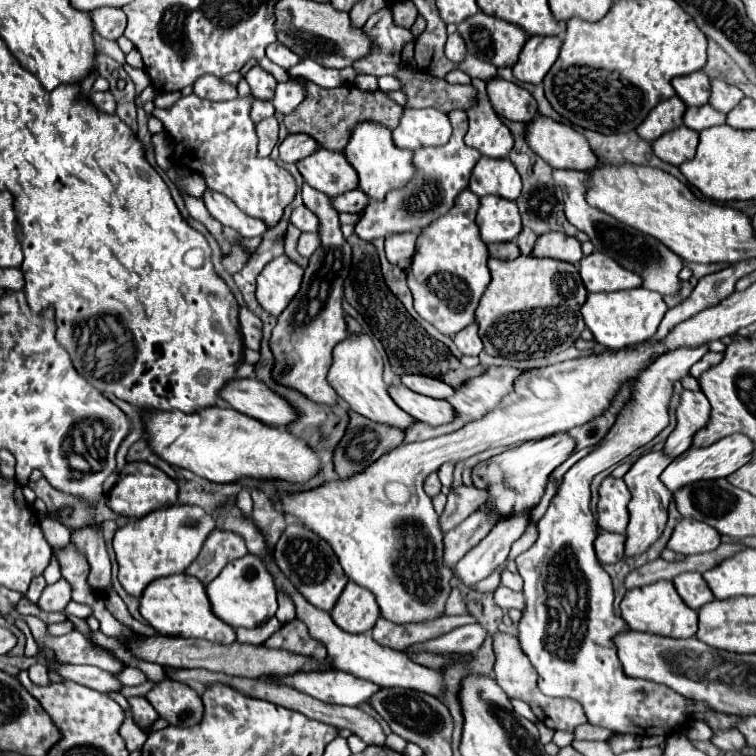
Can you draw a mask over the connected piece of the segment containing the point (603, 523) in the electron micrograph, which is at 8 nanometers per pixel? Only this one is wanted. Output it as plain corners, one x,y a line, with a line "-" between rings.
612,476
604,478
598,490
598,526
606,532
626,532
630,492
624,480

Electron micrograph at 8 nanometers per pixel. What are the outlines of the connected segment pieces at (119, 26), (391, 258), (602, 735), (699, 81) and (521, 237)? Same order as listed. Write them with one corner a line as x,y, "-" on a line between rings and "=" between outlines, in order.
96,8
92,14
92,22
94,22
94,30
108,38
108,40
116,40
118,36
124,34
126,28
126,14
120,8
=
412,232
406,234
392,234
386,238
386,258
390,264
398,264
400,260
414,256
416,236
=
582,724
574,730
574,736
576,736
576,740
608,740
612,736
612,732
606,728
592,726
592,724
=
702,70
674,78
672,86
686,106
702,106
710,98
710,78
=
522,228
522,232
518,234
518,238
516,238
516,244
518,244
518,248
520,248
520,252
522,254
532,254
532,248
534,248
534,244
536,244
536,234
530,230
530,228

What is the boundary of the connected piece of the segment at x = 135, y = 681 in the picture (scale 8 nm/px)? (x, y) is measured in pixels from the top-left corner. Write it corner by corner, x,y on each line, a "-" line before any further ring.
124,668
122,672
116,674
118,680
124,684
124,686
138,686
138,684
144,684
146,682
146,676
144,672
136,670
136,668

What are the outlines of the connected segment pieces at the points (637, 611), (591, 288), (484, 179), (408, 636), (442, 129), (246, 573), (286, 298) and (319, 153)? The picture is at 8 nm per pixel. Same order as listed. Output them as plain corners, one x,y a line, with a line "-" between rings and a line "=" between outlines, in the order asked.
658,580
654,584
628,590
620,602
620,612
626,624
630,626
630,630
650,632
650,634
670,636
670,638
692,638
696,634
698,612
682,604
682,598
678,596
674,584
668,580
=
592,252
578,262
580,278
588,292
614,292
642,286
642,278
634,272
626,272
616,260
602,252
=
482,156
472,170
470,186
476,196
494,194
506,200
516,200
522,192
522,180
508,158
=
440,616
430,622
420,624
392,624
384,618
378,618
374,626
374,640
382,646
394,648
394,650
406,650
412,644
422,644
430,638
438,638
446,632
452,632
458,626
472,624
474,616
=
404,108
400,124
392,132
392,142
398,148
418,150
424,146
442,146
450,140
450,134
452,126
444,112
438,112
436,108
=
246,554
230,562
208,586
206,586
208,600
212,604
212,612
232,628
254,628
264,624
268,618
276,614
276,586
274,578
270,576
264,560
254,554
=
286,254
268,262
266,268
260,272
256,286
256,298
260,306
272,316
282,314
282,310
300,290
302,274
304,270
=
318,148
296,166
306,184
316,188
318,192
324,192
328,198
358,188
358,176
342,152

